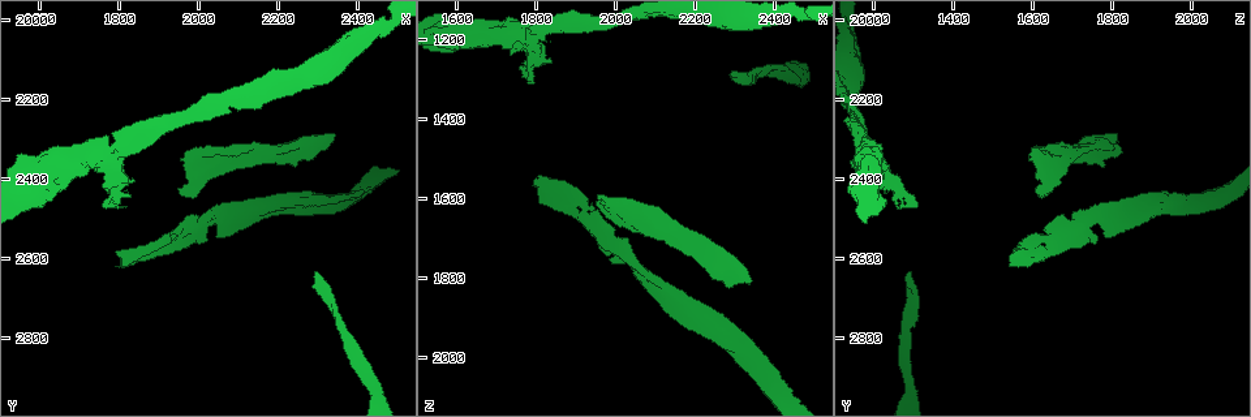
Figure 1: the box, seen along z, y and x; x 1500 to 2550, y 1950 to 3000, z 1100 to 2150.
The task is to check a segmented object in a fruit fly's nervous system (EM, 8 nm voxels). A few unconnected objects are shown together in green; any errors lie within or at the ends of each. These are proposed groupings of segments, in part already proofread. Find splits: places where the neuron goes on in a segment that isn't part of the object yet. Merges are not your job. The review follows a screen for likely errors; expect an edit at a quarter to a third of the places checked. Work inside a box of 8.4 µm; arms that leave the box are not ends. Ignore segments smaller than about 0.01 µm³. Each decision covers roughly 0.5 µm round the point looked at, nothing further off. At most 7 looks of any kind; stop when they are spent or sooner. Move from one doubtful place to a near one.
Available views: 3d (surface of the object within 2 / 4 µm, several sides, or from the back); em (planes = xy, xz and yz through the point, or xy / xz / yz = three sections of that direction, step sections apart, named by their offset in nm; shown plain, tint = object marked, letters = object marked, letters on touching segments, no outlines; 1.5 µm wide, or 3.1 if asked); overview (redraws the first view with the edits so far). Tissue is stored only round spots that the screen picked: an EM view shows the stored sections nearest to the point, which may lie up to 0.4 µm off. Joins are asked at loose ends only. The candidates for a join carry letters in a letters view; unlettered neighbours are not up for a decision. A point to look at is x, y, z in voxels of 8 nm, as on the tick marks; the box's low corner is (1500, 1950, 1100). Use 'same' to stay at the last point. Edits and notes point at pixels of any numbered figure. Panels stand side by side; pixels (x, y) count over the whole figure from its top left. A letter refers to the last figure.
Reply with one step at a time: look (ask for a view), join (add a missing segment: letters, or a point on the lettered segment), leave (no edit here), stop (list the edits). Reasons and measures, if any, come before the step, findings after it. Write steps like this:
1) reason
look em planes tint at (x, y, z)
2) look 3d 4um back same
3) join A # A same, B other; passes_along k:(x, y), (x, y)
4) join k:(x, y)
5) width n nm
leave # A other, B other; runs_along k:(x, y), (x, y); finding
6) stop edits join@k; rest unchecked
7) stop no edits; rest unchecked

branch stops here
look em planes letters at (2290, 2640, 1285)

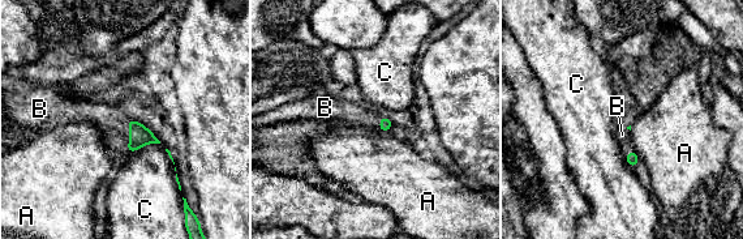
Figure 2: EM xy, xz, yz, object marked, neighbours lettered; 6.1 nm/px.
longest_contact C 220 nm
join B # A other, B same, C other; the neuron continues

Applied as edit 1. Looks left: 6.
see it whole again
look overview

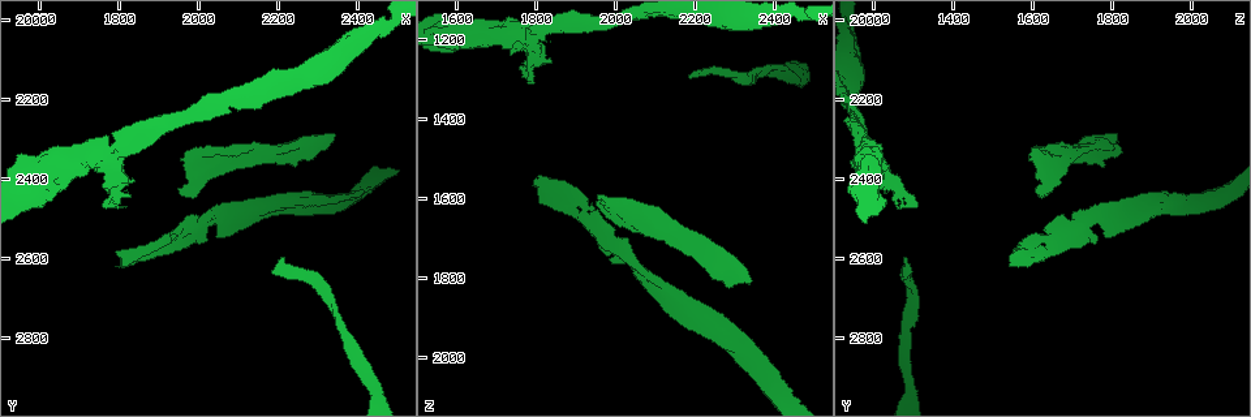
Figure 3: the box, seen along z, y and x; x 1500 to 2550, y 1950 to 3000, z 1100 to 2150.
look em planes plain at (2340, 2290, 1805)

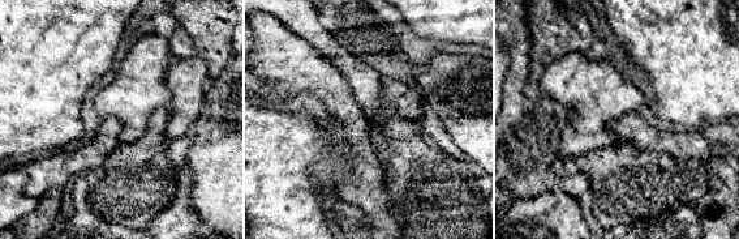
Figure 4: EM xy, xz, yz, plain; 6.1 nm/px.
see the neighbours
look em planes letters same

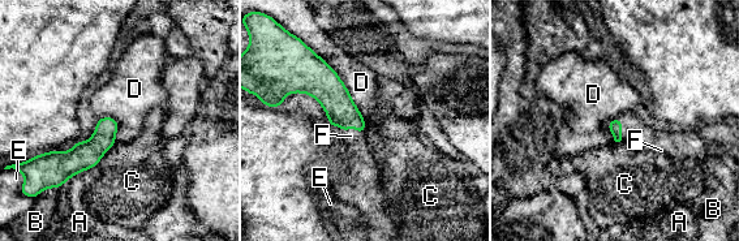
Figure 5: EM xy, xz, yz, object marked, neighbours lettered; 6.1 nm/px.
join F # A other, B other, C other, D other, E other, F same; passes_along 5:(333, 95), (352, 127), (351, 136); the neuron continues

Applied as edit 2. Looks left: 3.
see it whole again
look overview

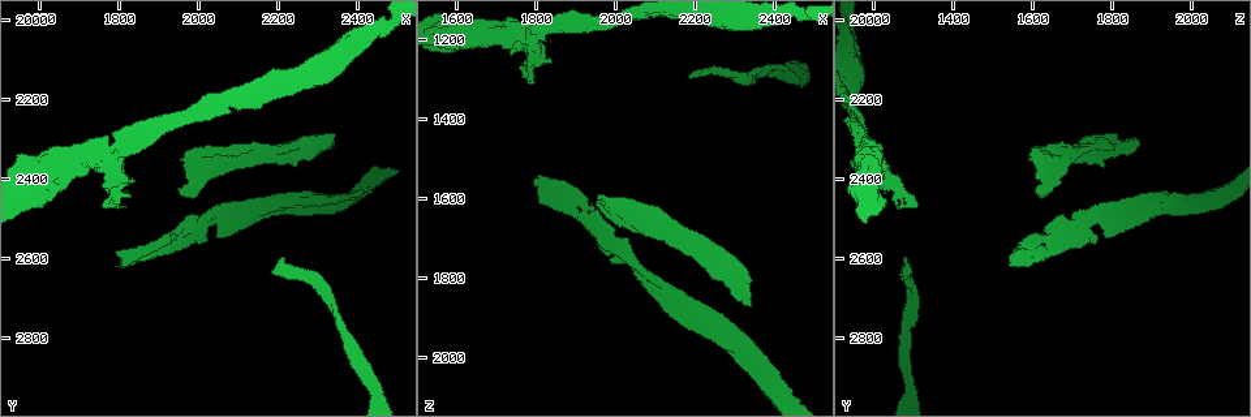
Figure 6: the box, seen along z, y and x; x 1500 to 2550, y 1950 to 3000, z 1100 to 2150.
free end
look em xz step 4 letters at (2000, 2545, 1765)

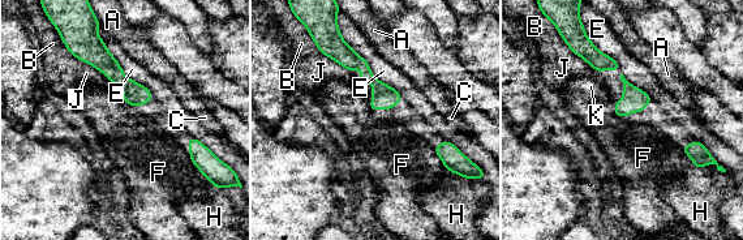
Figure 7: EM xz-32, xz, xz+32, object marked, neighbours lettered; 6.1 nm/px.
look em planes letters same

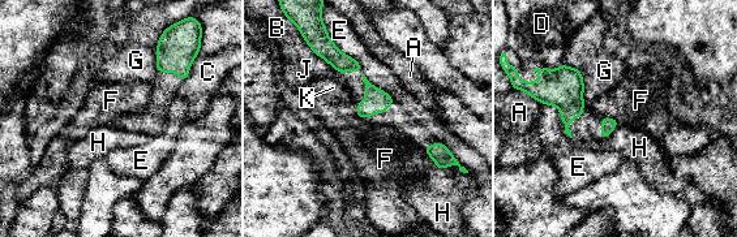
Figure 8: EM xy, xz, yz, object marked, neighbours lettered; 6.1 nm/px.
leave # A other, B other, C other, D other, E other, F other, G other, H other, J other, K other; border 8:(616, 119), (620, 123); none of them fits

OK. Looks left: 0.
stop edits join@2, join@5; rest unchecked

